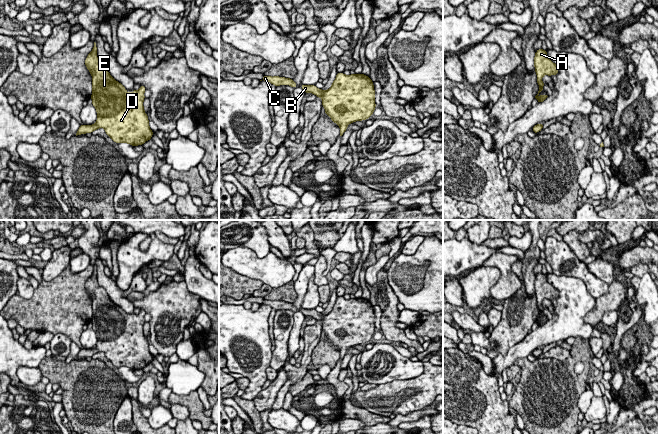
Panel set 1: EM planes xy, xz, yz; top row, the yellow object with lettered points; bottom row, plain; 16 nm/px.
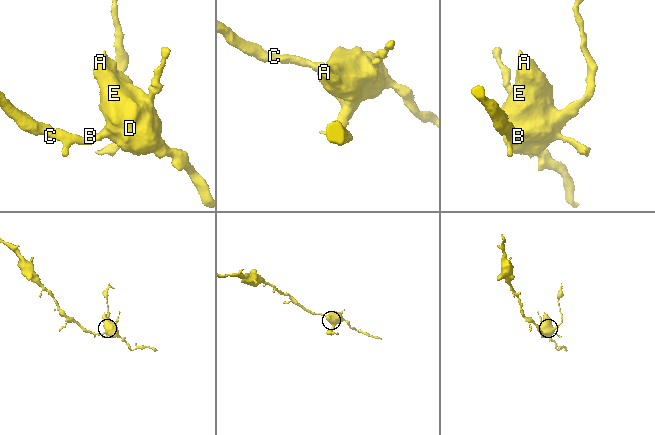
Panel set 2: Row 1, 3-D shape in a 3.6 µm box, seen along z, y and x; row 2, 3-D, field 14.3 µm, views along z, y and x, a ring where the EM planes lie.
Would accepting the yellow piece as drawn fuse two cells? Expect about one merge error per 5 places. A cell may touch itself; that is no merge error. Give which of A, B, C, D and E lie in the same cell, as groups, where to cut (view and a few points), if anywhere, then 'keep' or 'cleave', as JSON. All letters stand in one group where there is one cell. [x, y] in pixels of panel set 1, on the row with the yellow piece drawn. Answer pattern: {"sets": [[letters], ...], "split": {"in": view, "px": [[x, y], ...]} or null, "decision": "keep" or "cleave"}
{"sets": [["A", "B", "C", "D", "E"]], "split": null, "decision": "keep"}

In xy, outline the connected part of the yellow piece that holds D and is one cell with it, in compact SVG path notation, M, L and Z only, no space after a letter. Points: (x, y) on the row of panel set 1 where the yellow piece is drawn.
M95 42L85 65L92 75L91 99L98 116L95 124L80 125L76 136L104 128L105 133L118 144L138 146L150 140L153 131L143 106L146 88L141 85L138 91L127 92L99 62Z

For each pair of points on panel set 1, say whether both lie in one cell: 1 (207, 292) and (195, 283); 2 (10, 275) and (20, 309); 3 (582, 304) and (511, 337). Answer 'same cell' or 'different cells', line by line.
1: same cell
2: different cells
3: different cells

